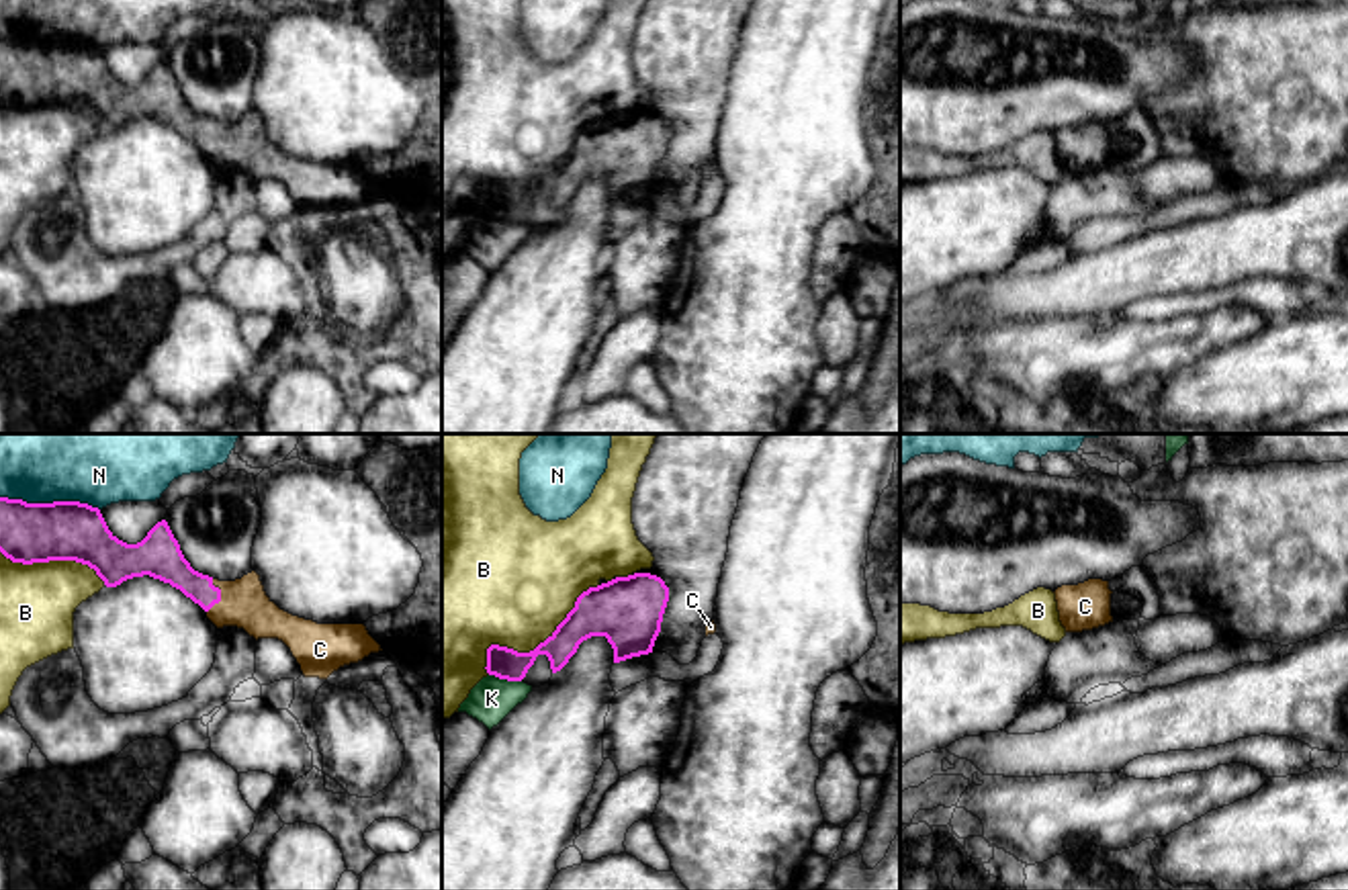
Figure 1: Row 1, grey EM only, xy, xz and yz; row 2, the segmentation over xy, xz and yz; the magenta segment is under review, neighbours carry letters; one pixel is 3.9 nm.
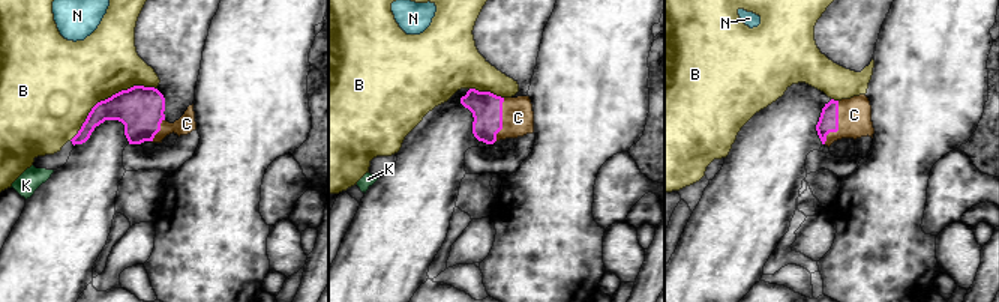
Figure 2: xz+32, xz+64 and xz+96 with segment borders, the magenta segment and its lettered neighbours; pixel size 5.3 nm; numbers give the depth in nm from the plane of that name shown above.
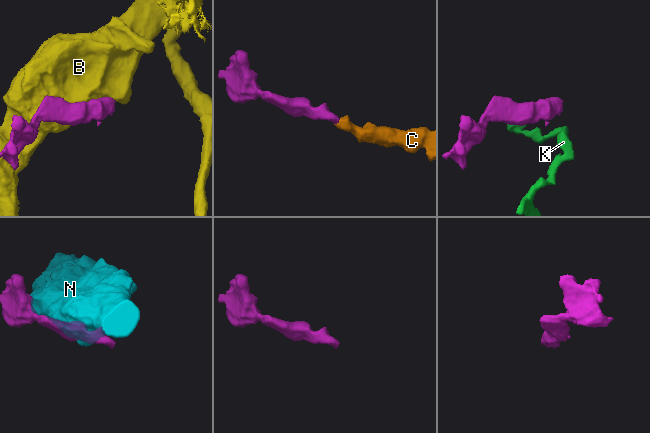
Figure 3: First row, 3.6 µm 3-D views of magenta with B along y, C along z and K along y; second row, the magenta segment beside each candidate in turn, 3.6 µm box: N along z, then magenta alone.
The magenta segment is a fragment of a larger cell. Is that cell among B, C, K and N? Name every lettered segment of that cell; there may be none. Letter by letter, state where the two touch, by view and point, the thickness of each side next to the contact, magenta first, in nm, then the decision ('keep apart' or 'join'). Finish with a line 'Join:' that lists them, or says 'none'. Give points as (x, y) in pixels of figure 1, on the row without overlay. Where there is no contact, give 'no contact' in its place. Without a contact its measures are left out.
B: xz (536, 189) | 160/460 nm | keep apart
C: xy (219, 138) | 140/190 nm | join
K: xz (506, 219) | 130/170 nm | keep apart
N: xy (50, 46) | 240/190 nm | keep apart
Join: C

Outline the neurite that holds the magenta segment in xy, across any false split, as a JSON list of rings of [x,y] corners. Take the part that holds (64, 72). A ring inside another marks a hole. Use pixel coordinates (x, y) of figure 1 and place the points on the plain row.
[[[0,39],[0,94],[12,104],[76,102],[117,129],[149,117],[180,131],[217,168],[282,182],[305,219],[327,221],[344,207],[383,192],[364,166],[317,166],[280,151],[256,113],[235,123],[203,117],[184,100],[166,61],[137,86],[119,82],[98,49],[80,43],[27,45]]]

